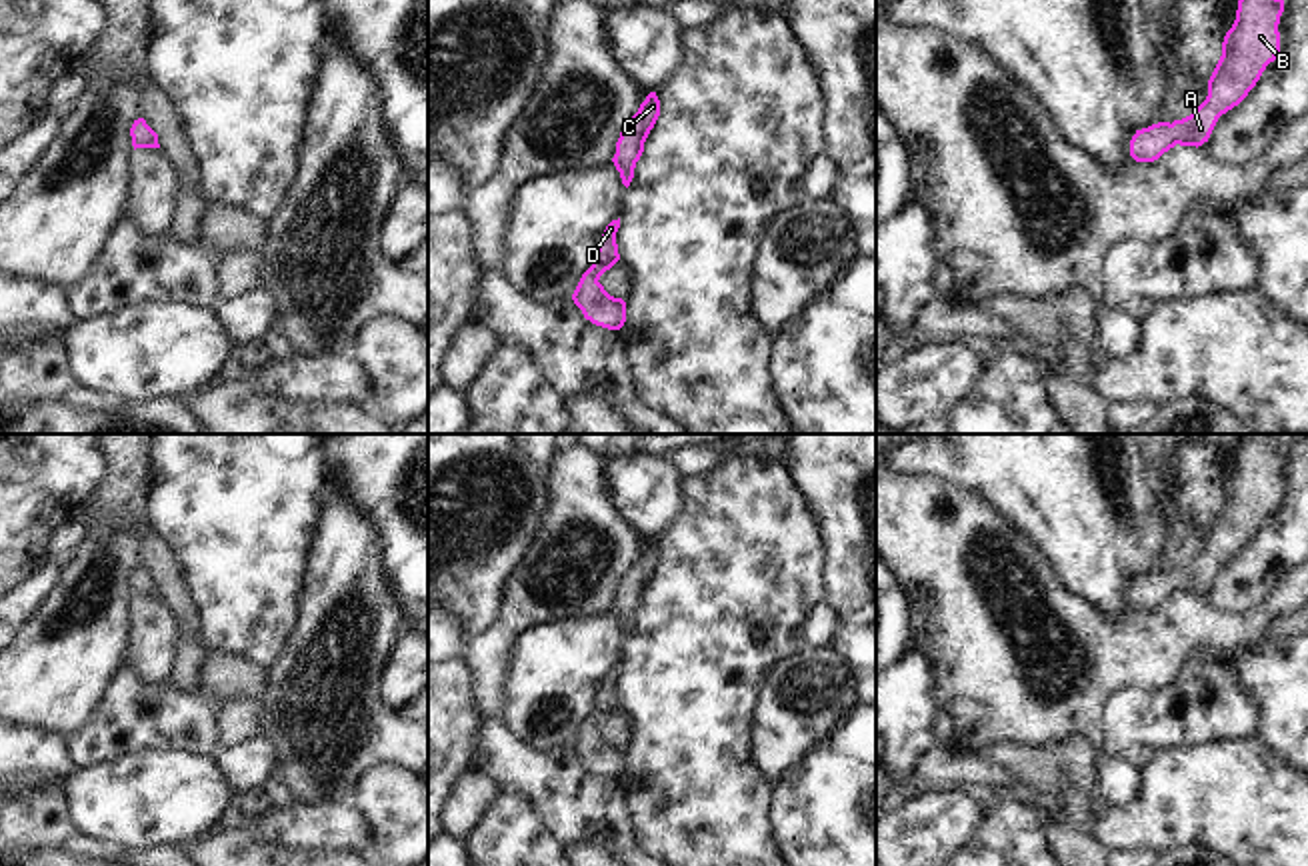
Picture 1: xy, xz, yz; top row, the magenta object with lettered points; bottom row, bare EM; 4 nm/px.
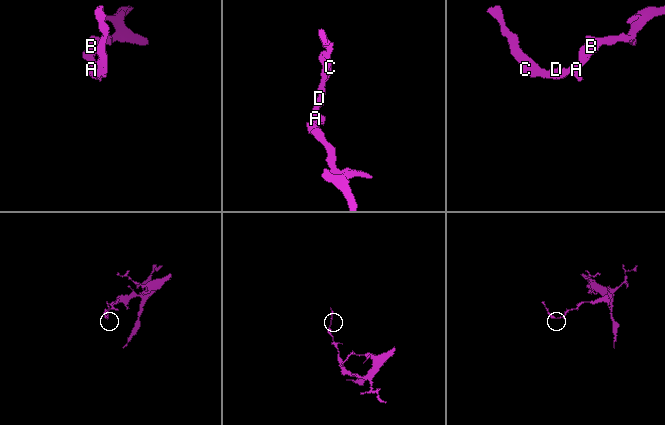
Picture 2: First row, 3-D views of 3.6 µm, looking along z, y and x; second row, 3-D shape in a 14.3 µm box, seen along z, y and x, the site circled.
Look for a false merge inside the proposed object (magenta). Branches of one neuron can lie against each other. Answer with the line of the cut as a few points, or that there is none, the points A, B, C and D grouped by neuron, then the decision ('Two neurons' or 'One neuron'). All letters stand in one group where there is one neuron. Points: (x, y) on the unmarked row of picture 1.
No split. Groups: A B C D. One neuron

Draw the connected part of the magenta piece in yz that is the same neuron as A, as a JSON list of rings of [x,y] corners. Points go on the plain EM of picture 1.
[[[1244,438],[1236,468],[1224,484],[1222,504],[1208,528],[1206,548],[1182,568],[1136,578],[1130,604],[1136,610],[1154,610],[1176,592],[1198,596],[1208,590],[1218,566],[1248,544],[1266,514],[1280,502],[1282,460],[1282,446]]]

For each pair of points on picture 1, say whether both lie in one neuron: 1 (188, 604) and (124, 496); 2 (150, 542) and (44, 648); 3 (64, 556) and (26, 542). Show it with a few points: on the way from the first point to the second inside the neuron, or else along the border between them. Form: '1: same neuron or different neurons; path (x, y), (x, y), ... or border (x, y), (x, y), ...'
1: same neuron; path (170, 578), (144, 522)
2: different neurons; border (116, 510), (122, 510), (138, 524), (144, 564)
3: different neurons; border (76, 516), (56, 534), (48, 562)

